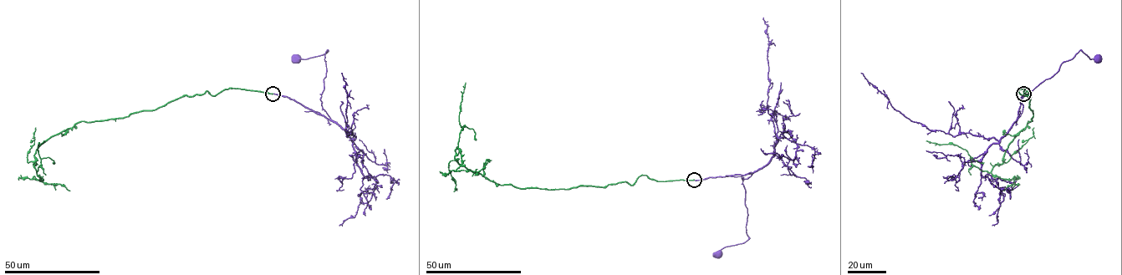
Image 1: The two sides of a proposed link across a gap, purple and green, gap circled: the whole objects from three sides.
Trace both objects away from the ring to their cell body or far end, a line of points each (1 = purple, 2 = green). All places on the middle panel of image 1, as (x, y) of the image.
1: (695, 180), (752, 174), (742, 178), (748, 237), (742, 243), (725, 246), (717, 254)
2: (694, 180), (660, 181), (640, 175), (632, 185), (548, 190), (497, 184), (455, 158), (466, 82)

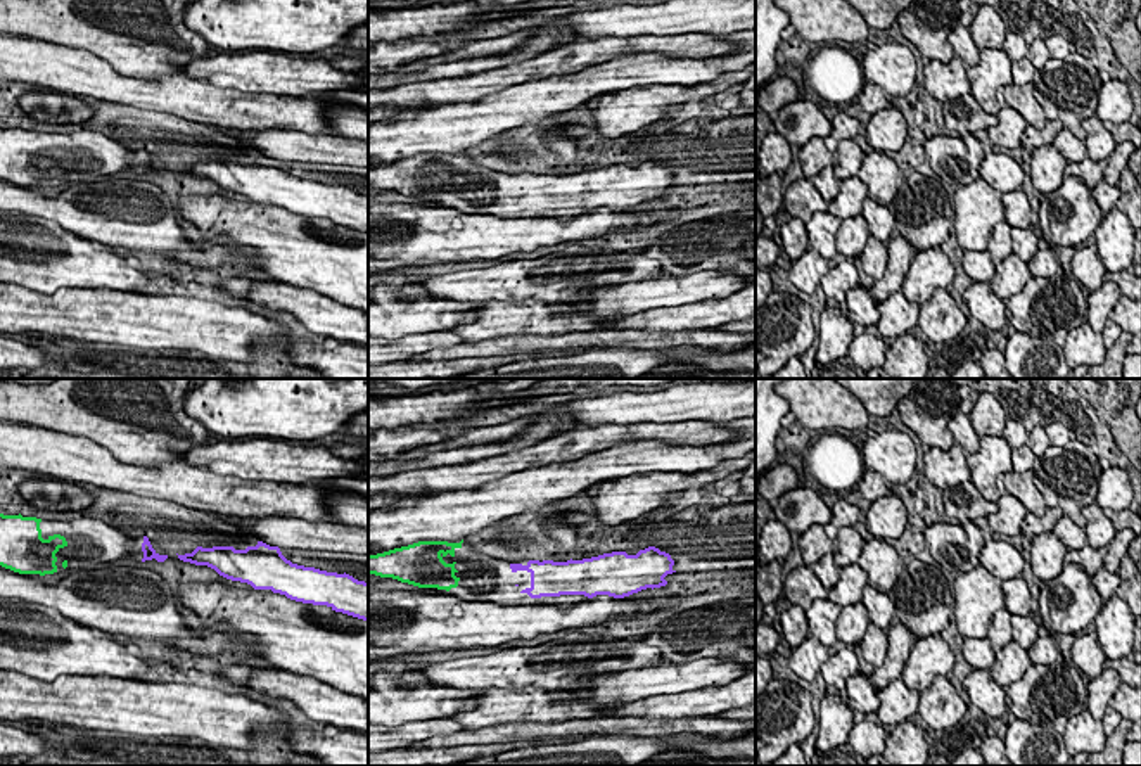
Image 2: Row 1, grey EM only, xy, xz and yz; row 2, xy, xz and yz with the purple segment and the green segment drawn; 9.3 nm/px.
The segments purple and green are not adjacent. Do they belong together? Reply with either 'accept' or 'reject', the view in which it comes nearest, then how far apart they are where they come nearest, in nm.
accept; view xz; gap 480 nm

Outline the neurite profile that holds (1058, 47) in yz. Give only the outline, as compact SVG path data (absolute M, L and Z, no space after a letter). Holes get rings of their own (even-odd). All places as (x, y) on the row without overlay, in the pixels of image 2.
M1060 35L1044 38L1051 59L1067 59L1070 55L1070 41Z

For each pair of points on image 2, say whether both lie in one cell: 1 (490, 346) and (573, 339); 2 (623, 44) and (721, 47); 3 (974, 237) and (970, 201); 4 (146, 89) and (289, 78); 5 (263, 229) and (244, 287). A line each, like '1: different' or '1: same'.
1: same
2: same
3: same
4: different
5: different

